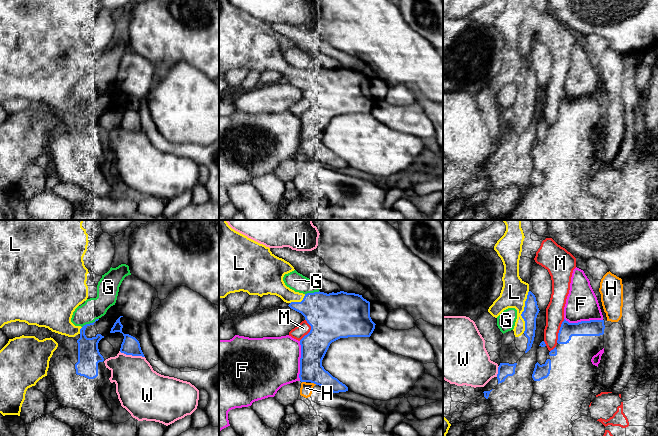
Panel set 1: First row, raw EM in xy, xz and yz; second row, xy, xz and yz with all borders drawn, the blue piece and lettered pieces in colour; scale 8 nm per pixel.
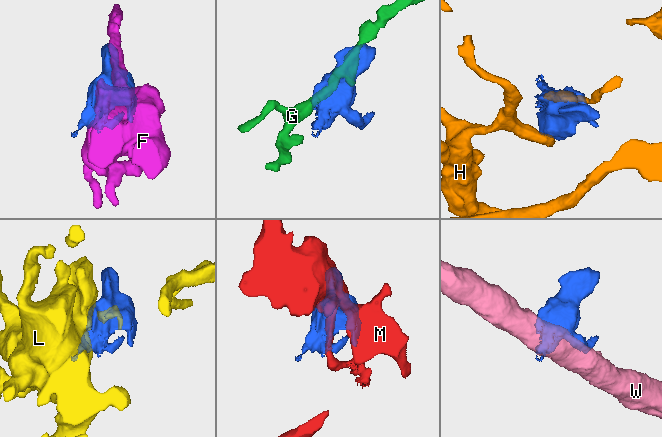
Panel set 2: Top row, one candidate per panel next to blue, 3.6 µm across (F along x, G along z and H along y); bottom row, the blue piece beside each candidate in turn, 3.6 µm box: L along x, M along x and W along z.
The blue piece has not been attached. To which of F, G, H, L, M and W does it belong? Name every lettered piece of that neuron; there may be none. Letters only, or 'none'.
L

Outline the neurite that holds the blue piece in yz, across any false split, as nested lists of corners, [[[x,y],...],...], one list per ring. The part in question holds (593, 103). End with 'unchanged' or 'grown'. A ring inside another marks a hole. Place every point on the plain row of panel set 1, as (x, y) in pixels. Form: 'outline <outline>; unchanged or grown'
outline [[[564,95],[558,109],[558,120],[567,120],[572,112],[600,112],[604,110],[604,96],[569,99]]]; unchanged

